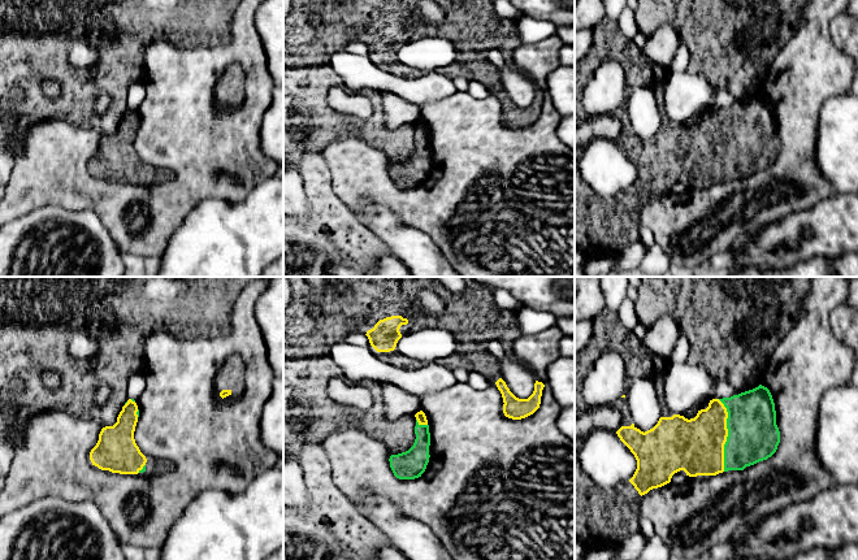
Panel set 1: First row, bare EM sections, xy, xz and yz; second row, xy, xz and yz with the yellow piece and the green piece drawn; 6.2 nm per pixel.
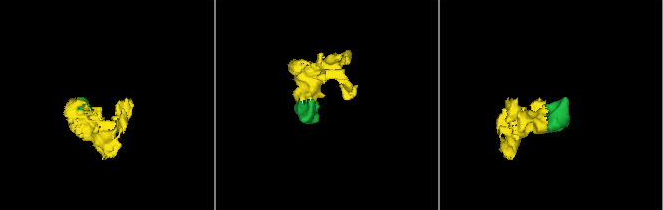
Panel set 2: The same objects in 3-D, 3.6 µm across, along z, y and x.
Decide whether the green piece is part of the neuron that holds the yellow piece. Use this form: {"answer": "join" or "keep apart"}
{"answer": "join"}

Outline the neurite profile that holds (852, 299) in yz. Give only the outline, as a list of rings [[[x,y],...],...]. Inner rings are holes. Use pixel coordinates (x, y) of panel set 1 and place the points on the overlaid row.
[[[858,277],[849,282],[849,294],[844,304],[858,308]]]

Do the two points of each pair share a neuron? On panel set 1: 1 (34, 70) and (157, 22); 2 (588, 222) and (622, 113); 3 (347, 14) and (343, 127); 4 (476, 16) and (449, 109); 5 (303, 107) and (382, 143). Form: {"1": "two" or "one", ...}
{"1": "one", "2": "one", "3": "two", "4": "two", "5": "one"}

